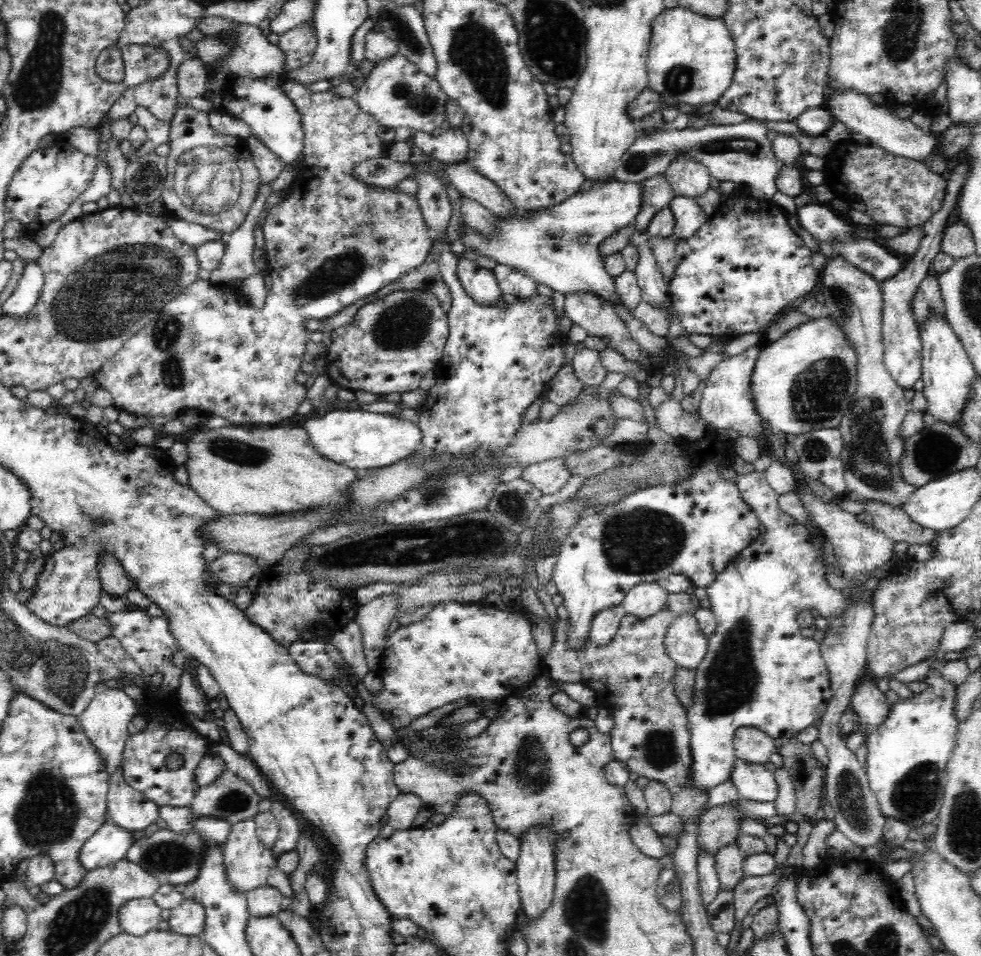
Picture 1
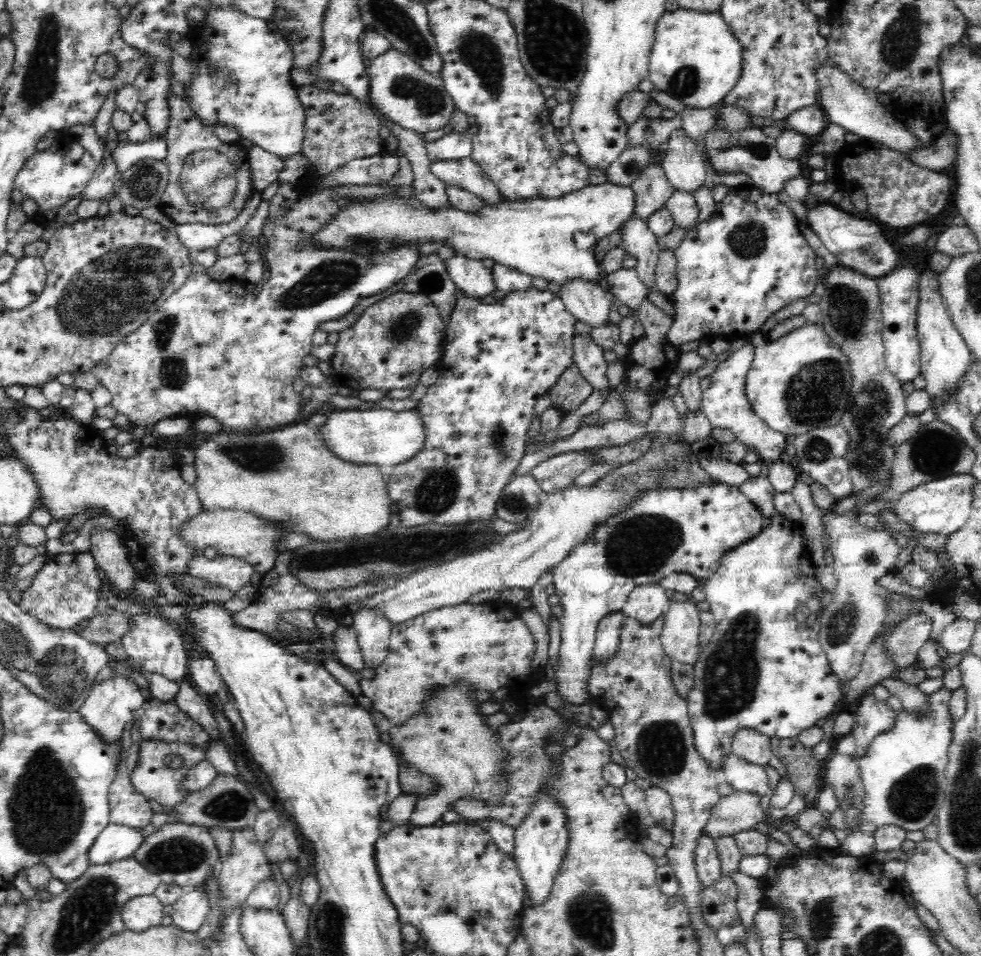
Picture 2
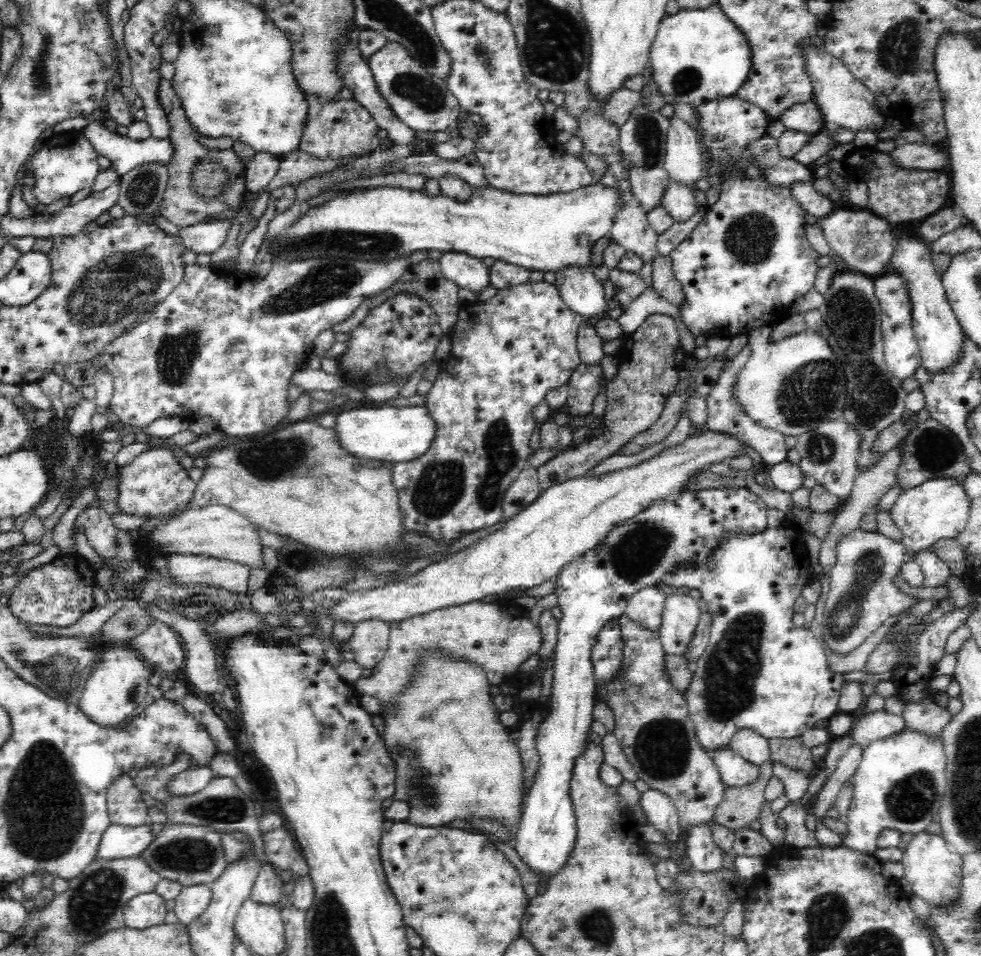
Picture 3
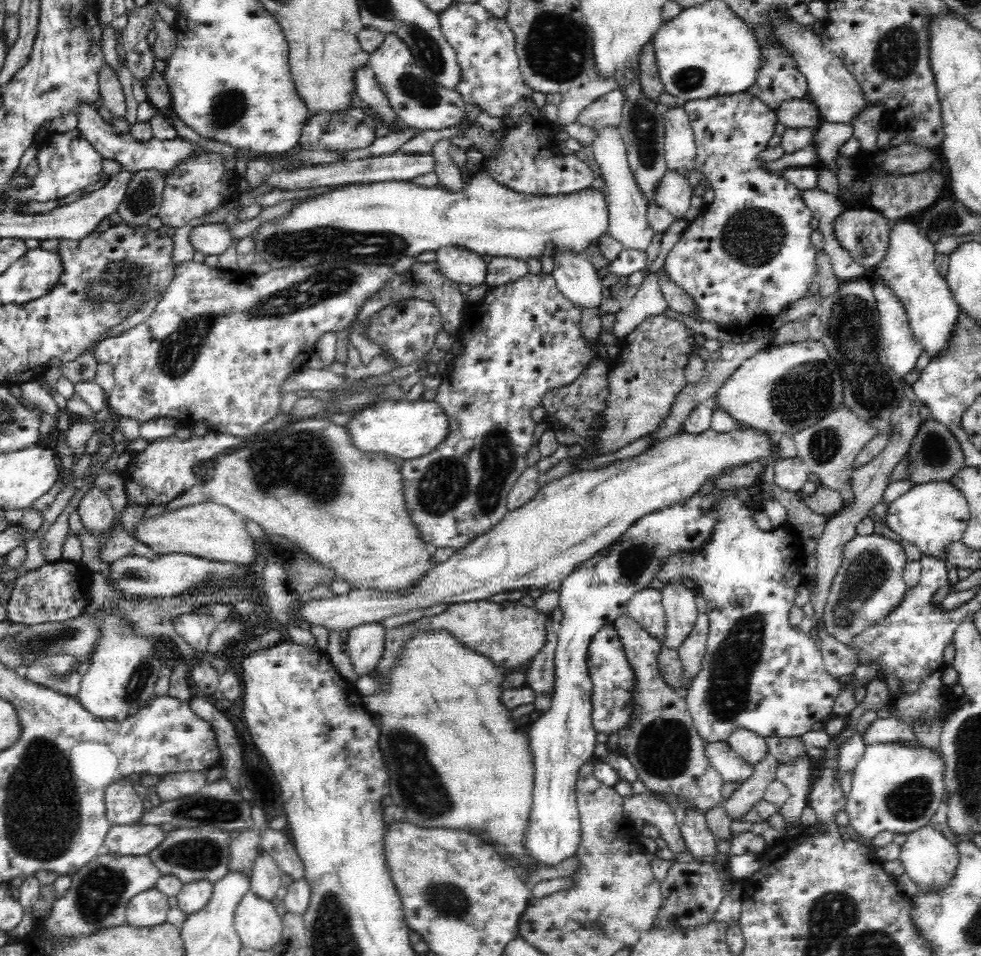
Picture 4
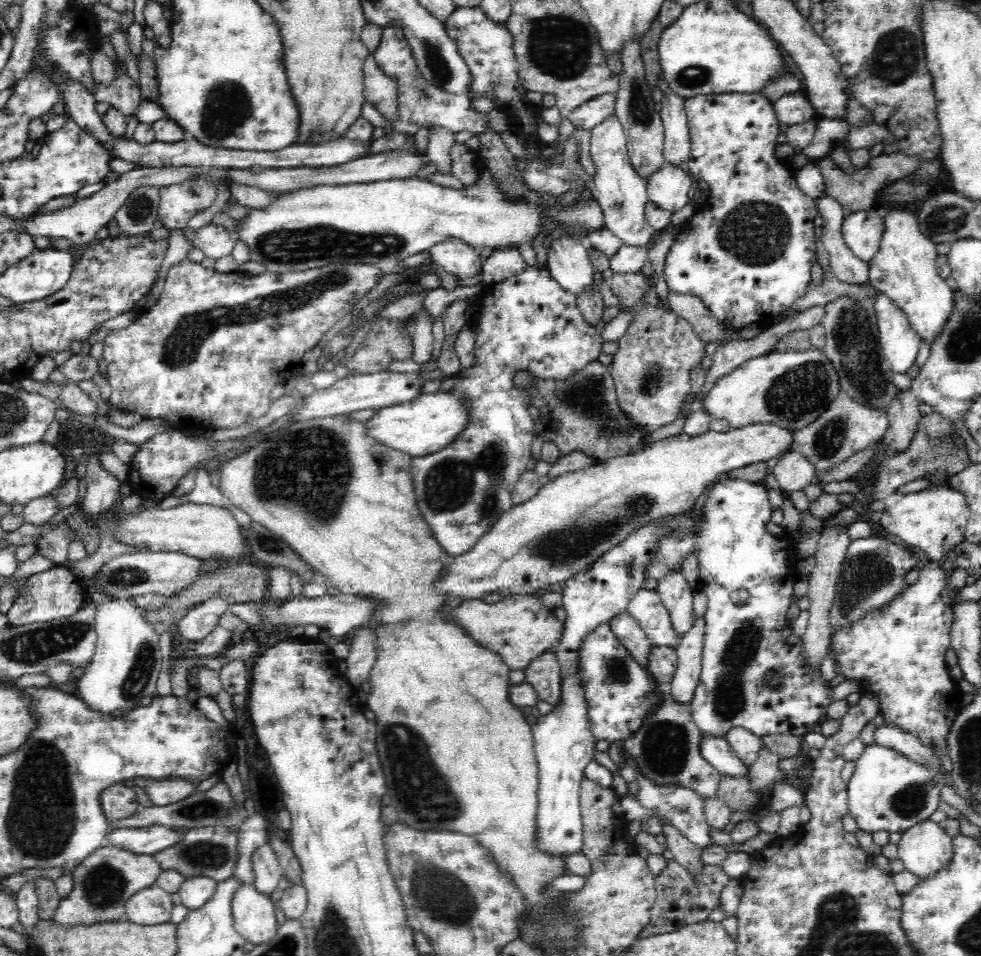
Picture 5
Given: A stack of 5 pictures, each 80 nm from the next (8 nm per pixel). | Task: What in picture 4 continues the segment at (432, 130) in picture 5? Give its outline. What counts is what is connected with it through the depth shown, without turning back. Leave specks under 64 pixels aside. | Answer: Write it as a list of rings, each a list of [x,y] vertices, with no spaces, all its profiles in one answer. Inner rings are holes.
[[[442,139],[431,150],[431,155],[435,160],[437,184],[449,191],[463,191],[466,190],[468,179],[450,159],[450,155],[448,155],[448,146],[450,145],[448,139]]]

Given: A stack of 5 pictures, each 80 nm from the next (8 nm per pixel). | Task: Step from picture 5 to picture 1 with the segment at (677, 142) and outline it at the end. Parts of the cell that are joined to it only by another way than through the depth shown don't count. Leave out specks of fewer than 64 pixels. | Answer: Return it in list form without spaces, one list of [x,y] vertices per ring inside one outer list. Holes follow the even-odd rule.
[[[678,157],[669,164],[664,175],[675,195],[684,195],[696,200],[698,196],[712,189],[709,170],[694,159]]]

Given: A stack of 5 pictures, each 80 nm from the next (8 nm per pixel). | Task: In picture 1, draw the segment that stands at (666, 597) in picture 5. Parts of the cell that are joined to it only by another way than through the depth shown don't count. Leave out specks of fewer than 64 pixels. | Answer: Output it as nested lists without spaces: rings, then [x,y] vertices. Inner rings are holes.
[[[693,612],[678,614],[667,628],[666,652],[678,667],[695,671],[707,653],[708,637],[700,630]]]

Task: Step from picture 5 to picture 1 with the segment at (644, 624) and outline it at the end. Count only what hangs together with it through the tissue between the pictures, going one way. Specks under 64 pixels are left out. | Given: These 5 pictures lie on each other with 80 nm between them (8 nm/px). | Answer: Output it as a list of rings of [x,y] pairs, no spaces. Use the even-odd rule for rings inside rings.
[[[658,581],[639,582],[624,594],[621,605],[632,616],[648,618],[666,605],[668,593]]]

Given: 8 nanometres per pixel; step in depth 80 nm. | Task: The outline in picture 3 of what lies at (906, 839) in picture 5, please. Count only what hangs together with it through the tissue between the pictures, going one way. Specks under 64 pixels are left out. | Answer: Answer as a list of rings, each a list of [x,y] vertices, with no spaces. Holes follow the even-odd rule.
[[[926,832],[917,833],[904,850],[901,862],[905,868],[906,880],[911,884],[912,894],[936,907],[953,905],[958,900],[963,857],[950,850],[944,838]]]

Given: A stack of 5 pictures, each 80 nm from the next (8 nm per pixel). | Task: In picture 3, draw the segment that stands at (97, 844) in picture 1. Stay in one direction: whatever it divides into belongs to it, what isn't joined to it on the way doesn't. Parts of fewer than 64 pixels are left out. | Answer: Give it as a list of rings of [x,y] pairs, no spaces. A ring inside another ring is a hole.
[[[111,824],[98,842],[96,858],[121,859],[138,857],[155,839],[150,824],[144,826],[121,826]]]

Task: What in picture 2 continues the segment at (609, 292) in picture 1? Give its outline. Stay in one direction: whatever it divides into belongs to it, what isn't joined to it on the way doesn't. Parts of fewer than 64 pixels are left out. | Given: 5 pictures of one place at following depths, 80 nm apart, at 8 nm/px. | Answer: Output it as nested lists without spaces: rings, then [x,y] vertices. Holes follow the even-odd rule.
[[[602,183],[599,185],[588,185],[580,190],[574,191],[570,194],[563,195],[562,198],[551,198],[551,199],[531,199],[531,200],[514,200],[512,204],[510,202],[500,202],[498,204],[486,203],[478,212],[464,212],[457,210],[457,208],[448,208],[448,210],[440,210],[440,212],[430,212],[426,210],[424,206],[412,206],[408,198],[394,198],[394,196],[380,196],[372,202],[364,202],[364,204],[350,204],[346,210],[341,210],[334,219],[331,220],[330,224],[324,224],[318,232],[316,232],[312,238],[312,245],[318,245],[320,249],[343,249],[344,251],[350,251],[350,253],[356,253],[358,255],[370,255],[371,253],[386,253],[391,249],[396,249],[396,244],[400,240],[412,240],[412,242],[438,242],[438,240],[444,240],[446,246],[454,246],[456,251],[460,250],[462,255],[465,255],[468,258],[473,258],[474,260],[481,261],[483,258],[492,258],[495,264],[502,264],[503,266],[508,266],[510,269],[520,271],[521,274],[528,274],[532,279],[542,279],[548,283],[554,282],[562,288],[564,284],[570,284],[570,282],[576,282],[580,280],[581,282],[589,282],[589,284],[596,284],[597,286],[601,282],[601,275],[604,273],[604,270],[601,266],[601,263],[596,260],[595,252],[598,242],[609,236],[610,234],[620,231],[622,224],[626,220],[630,220],[632,215],[635,215],[636,212],[636,200],[635,192],[631,186],[620,186],[619,184],[612,183]],[[581,231],[586,232],[586,236],[594,236],[594,242],[590,242],[588,246],[584,248],[578,248],[576,246],[576,234],[580,234]]]

